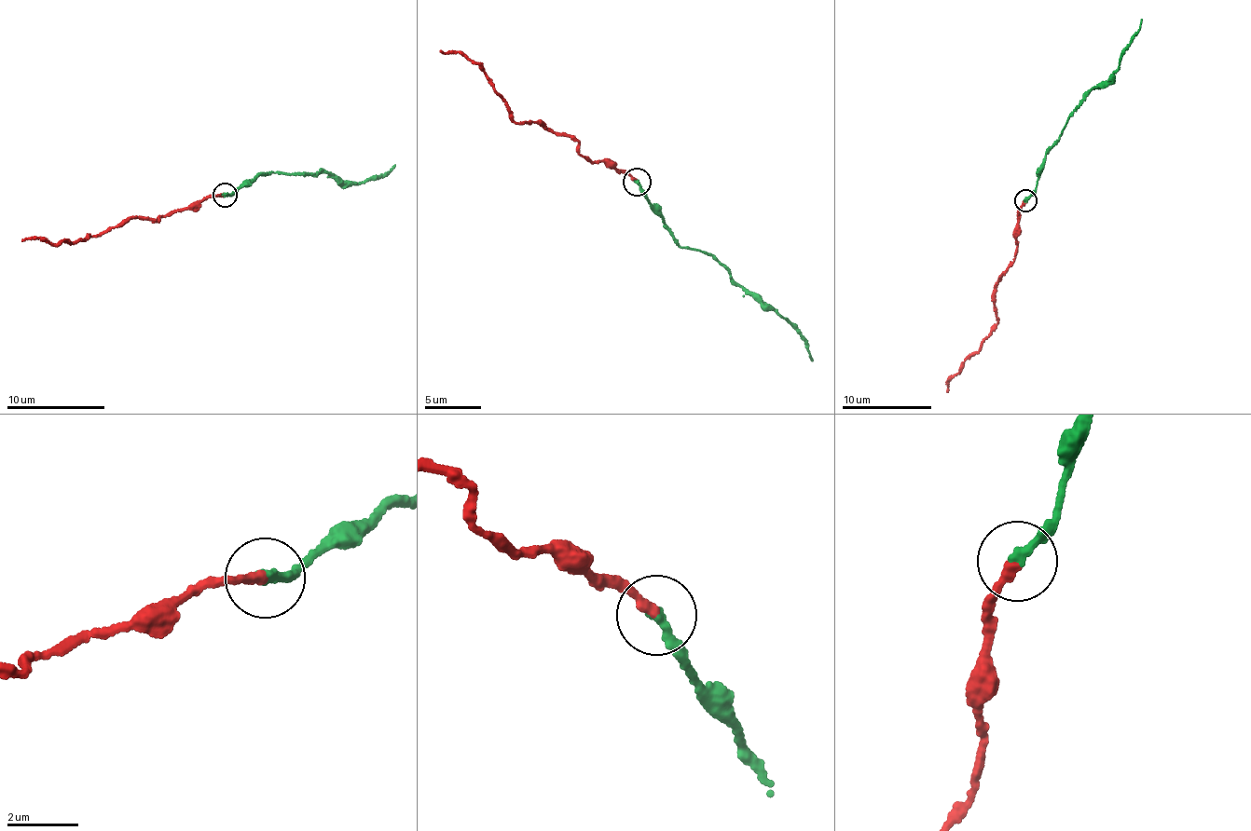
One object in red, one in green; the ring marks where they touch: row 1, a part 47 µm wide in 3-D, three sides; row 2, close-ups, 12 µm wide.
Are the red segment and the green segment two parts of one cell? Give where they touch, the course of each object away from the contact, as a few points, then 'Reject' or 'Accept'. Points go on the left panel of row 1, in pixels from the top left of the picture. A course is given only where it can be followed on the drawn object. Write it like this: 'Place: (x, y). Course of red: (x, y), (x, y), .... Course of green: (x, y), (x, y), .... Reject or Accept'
Place: (225, 195). Course of red: (226, 195), (210, 195), (187, 208), (170, 211), (160, 219), (135, 216), (89, 236), (55, 244), (21, 239). Course of green: (226, 195), (259, 175), (271, 172), (325, 172), (343, 182), (362, 183), (388, 171), (394, 165). Accept

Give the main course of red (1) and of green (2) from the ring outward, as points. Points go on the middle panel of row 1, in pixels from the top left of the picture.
1: (638, 181), (603, 161), (586, 159), (570, 136), (539, 123), (512, 122), (477, 64), (465, 55), (439, 51)
2: (638, 181), (680, 247), (715, 255), (738, 285), (798, 327), (812, 360)

